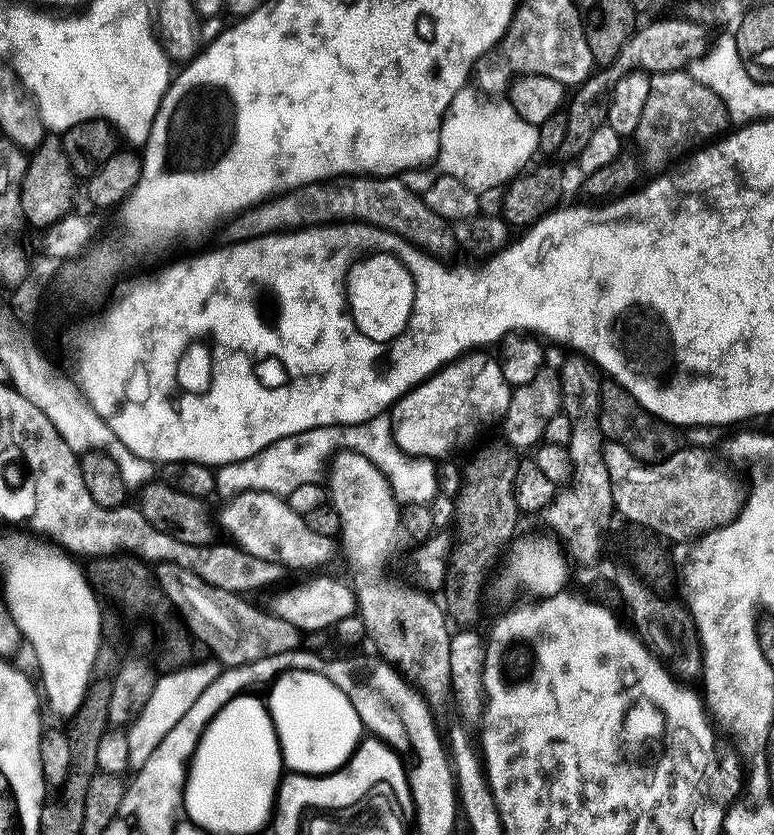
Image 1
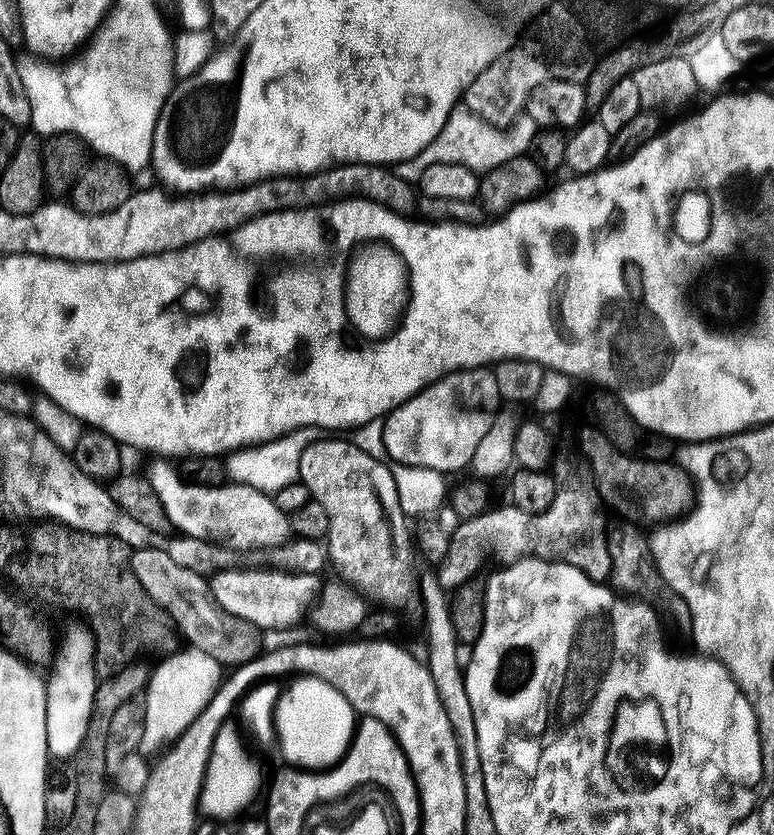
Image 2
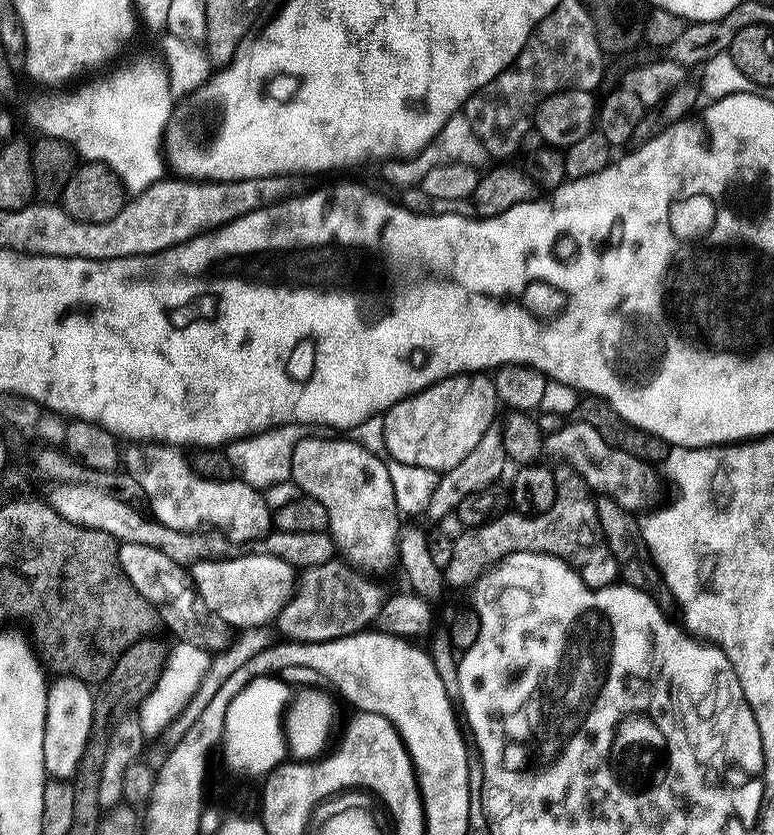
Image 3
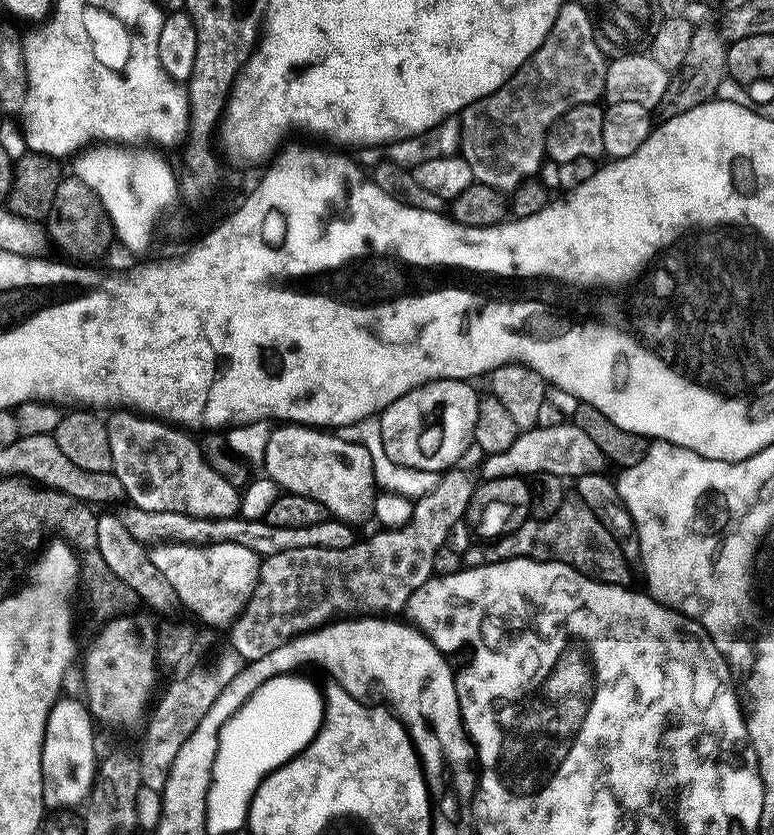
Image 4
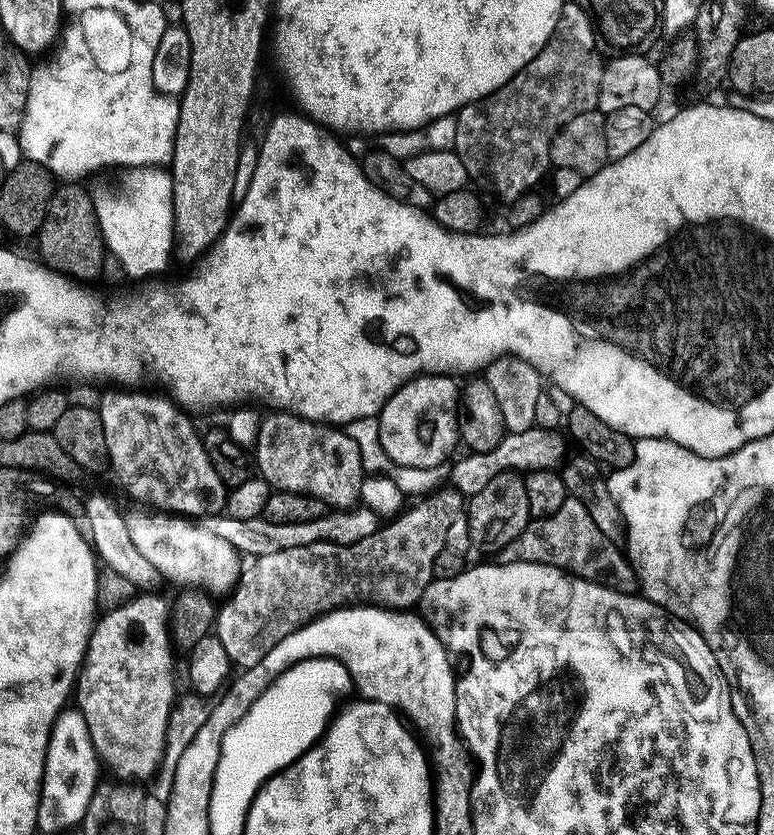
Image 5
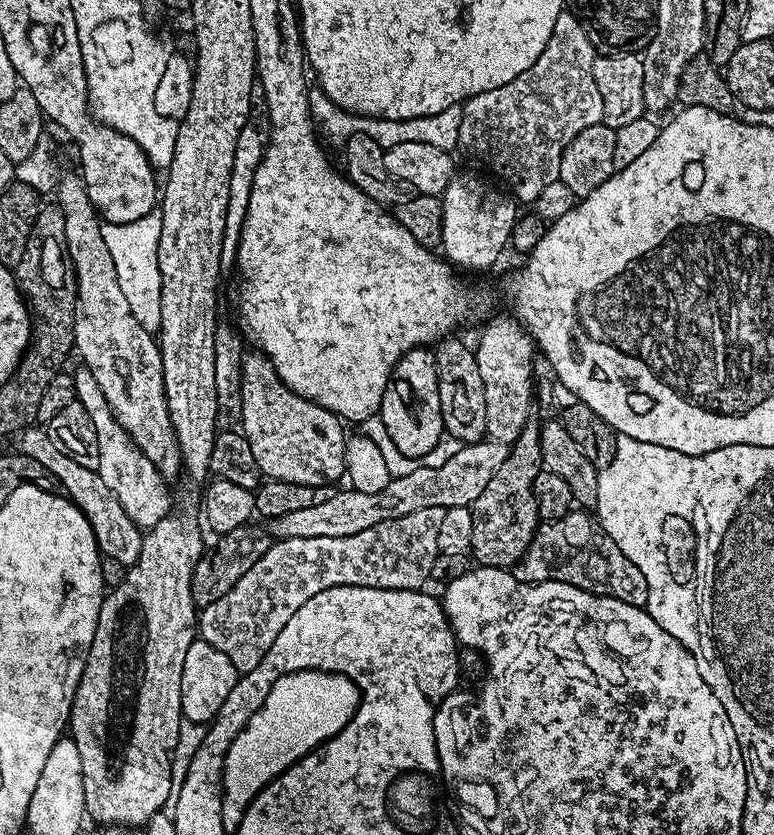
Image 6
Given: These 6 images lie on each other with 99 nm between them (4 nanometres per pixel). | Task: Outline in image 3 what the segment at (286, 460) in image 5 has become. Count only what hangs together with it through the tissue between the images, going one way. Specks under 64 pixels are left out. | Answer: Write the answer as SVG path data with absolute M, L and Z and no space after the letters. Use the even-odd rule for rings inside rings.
M350 438L298 441L292 448L290 480L303 495L318 498L326 508L397 508L386 466Z

